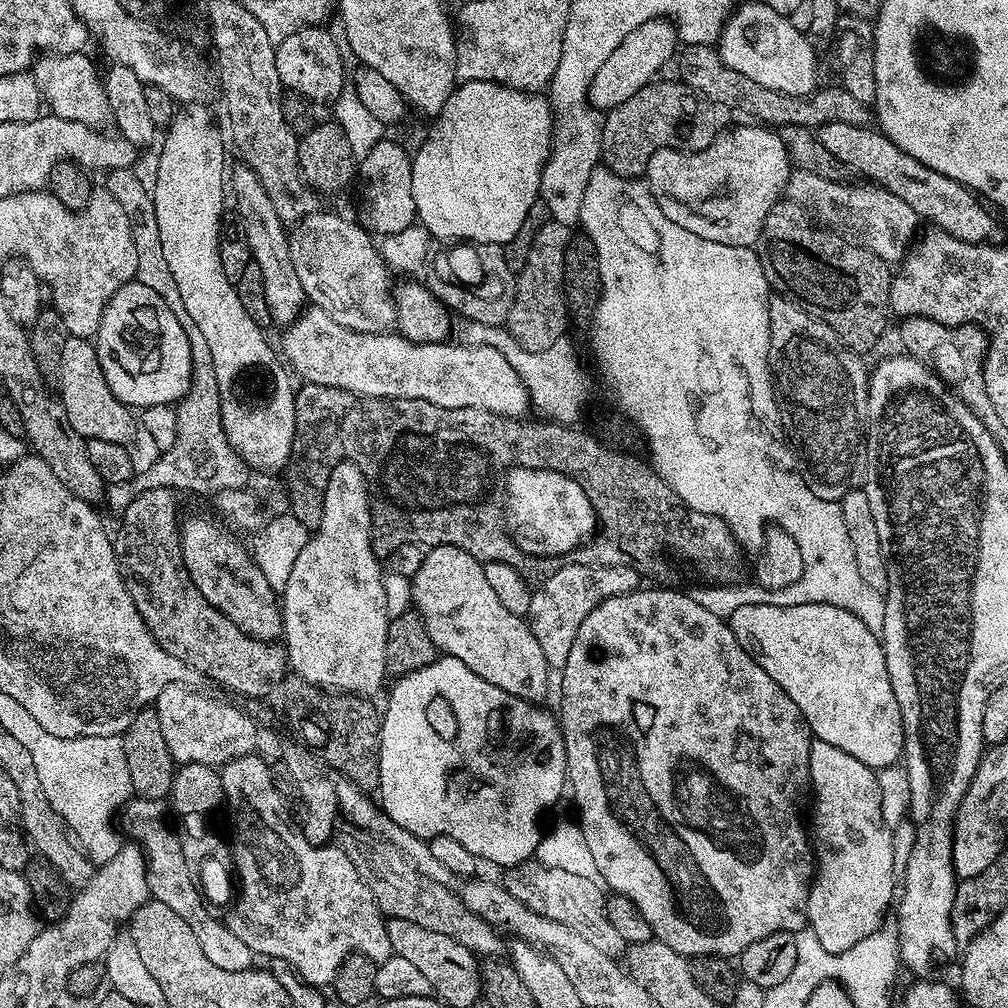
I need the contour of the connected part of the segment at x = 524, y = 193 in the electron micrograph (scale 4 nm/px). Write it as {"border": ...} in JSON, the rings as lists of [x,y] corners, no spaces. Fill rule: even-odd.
{"border":[[[466,81],[456,86],[448,101],[435,117],[436,125],[428,132],[428,137],[420,144],[420,149],[412,156],[412,193],[419,223],[427,230],[430,237],[445,242],[471,242],[473,245],[498,244],[506,245],[518,230],[522,230],[522,222],[526,222],[526,214],[530,214],[530,206],[540,196],[540,179],[544,164],[548,161],[551,149],[551,136],[554,121],[552,105],[543,95],[531,92],[520,92],[507,88],[494,81]]]}

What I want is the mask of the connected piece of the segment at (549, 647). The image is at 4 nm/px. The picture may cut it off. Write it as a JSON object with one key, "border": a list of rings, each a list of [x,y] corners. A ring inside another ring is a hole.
{"border":[[[566,562],[558,574],[546,578],[546,582],[533,591],[530,610],[526,617],[542,654],[546,654],[549,669],[563,670],[566,658],[570,658],[570,646],[578,634],[578,626],[606,598],[625,596],[627,592],[637,591],[642,584],[641,573],[635,567],[623,562],[618,564],[577,564]]]}

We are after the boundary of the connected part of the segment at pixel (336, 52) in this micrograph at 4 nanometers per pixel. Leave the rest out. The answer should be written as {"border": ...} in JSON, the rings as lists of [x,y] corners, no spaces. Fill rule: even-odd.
{"border":[[[324,26],[297,28],[290,38],[276,45],[276,69],[285,89],[291,90],[317,105],[335,102],[345,91],[344,68],[346,62],[340,57],[340,44]]]}

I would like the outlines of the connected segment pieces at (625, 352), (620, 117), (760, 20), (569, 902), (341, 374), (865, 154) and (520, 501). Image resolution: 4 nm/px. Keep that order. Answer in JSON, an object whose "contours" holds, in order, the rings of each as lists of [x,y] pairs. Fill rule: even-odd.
{"contours":[[[[604,176],[590,178],[596,188],[586,188],[582,198],[579,227],[592,232],[596,248],[604,248],[604,308],[599,316],[596,331],[596,352],[601,364],[604,364],[606,382],[614,385],[614,390],[620,392],[622,406],[631,412],[638,412],[641,422],[646,429],[646,438],[652,440],[652,449],[647,454],[655,454],[660,466],[655,469],[657,474],[667,474],[666,483],[678,494],[678,498],[686,501],[688,507],[698,510],[702,514],[716,516],[719,520],[728,523],[737,541],[747,546],[758,539],[758,527],[764,516],[779,518],[791,526],[796,533],[800,549],[803,549],[804,564],[808,564],[808,572],[804,572],[804,600],[807,604],[823,604],[838,606],[842,610],[850,610],[858,622],[866,625],[866,630],[877,634],[883,633],[886,606],[883,595],[877,589],[866,586],[862,582],[862,574],[858,574],[858,562],[854,562],[854,548],[850,546],[850,538],[846,535],[846,522],[842,522],[842,510],[839,503],[834,500],[823,500],[808,490],[803,475],[795,472],[796,460],[792,457],[793,449],[786,439],[784,421],[780,419],[780,408],[776,405],[774,385],[772,383],[772,370],[768,367],[768,351],[770,350],[770,314],[768,301],[770,289],[768,280],[764,276],[764,267],[760,264],[760,257],[752,248],[742,246],[726,246],[722,242],[710,242],[706,238],[690,236],[686,230],[678,226],[678,222],[670,221],[660,224],[660,218],[654,224],[644,224],[646,220],[638,220],[638,224],[628,224],[628,232],[624,230],[624,222],[620,216],[628,216],[628,208],[652,208],[655,198],[644,200],[644,192],[628,192],[628,184],[612,184],[612,192],[604,192]],[[604,208],[620,208],[620,216],[612,212],[612,216],[604,216]]],[[[675,79],[663,80],[646,85],[638,90],[638,94],[634,94],[634,98],[626,98],[626,102],[618,107],[607,109],[603,117],[602,160],[617,176],[636,178],[645,173],[652,155],[675,141],[677,117],[681,117],[683,110],[698,103],[697,93],[687,84]]],[[[761,3],[744,4],[728,17],[718,41],[722,62],[746,78],[754,78],[761,86],[791,96],[811,97],[818,87],[816,81],[816,52],[805,33],[791,25],[787,15]]],[[[539,862],[515,864],[503,873],[503,888],[522,906],[530,906],[534,914],[542,914],[542,918],[554,918],[554,922],[562,922],[562,926],[570,926],[570,930],[582,934],[586,942],[602,950],[602,954],[613,958],[619,957],[625,951],[626,945],[606,918],[606,892],[600,884],[590,882],[590,878],[578,878],[578,874],[566,874],[561,868],[548,868]]],[[[315,306],[305,307],[283,332],[278,348],[287,367],[310,384],[379,400],[421,400],[443,408],[477,407],[513,418],[527,417],[524,415],[530,411],[522,378],[498,349],[488,345],[415,344],[399,334],[355,332]]],[[[830,122],[821,124],[818,135],[822,146],[847,166],[849,173],[858,175],[865,181],[890,190],[890,194],[898,194],[902,202],[914,210],[921,221],[929,220],[929,225],[941,228],[946,234],[971,244],[991,244],[999,241],[1000,224],[996,221],[997,213],[977,193],[964,185],[954,182],[954,178],[946,178],[946,174],[938,174],[938,170],[930,170],[918,158],[906,154],[890,138],[875,127],[849,126],[847,122]]],[[[519,466],[504,481],[504,522],[512,541],[527,556],[567,557],[591,540],[598,528],[596,512],[579,480],[549,468]]]]}

